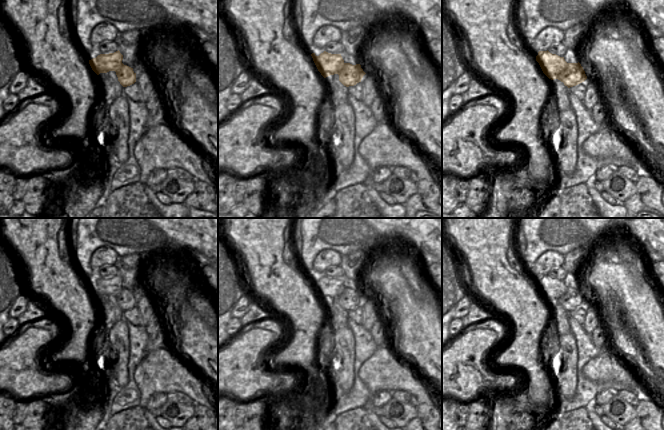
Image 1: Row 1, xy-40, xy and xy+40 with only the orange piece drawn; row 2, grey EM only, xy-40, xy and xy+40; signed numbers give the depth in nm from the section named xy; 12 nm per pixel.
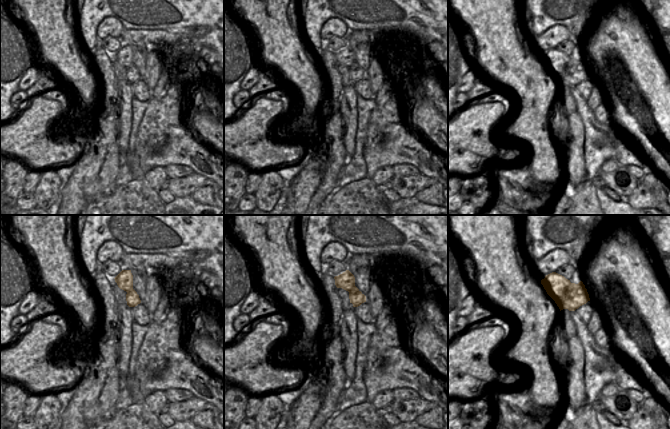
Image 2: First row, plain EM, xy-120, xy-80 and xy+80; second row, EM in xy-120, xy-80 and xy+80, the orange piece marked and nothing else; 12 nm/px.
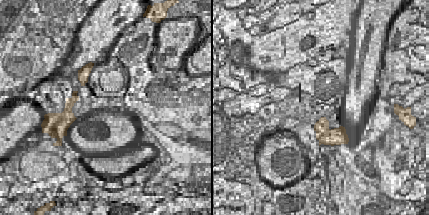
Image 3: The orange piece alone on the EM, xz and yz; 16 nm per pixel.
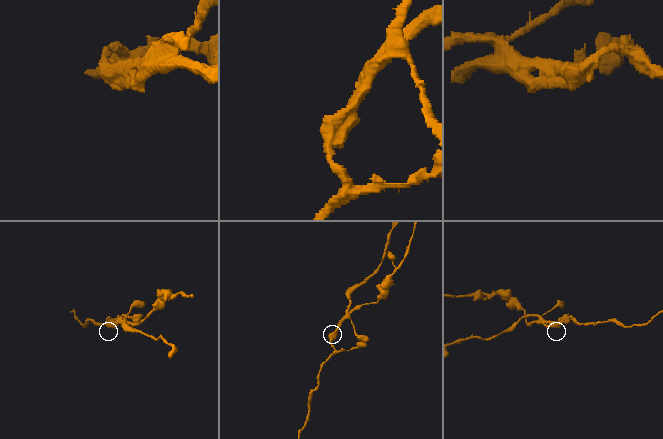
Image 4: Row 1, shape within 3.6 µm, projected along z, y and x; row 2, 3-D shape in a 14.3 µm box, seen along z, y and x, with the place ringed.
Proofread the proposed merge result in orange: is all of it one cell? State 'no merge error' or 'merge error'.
merge error

